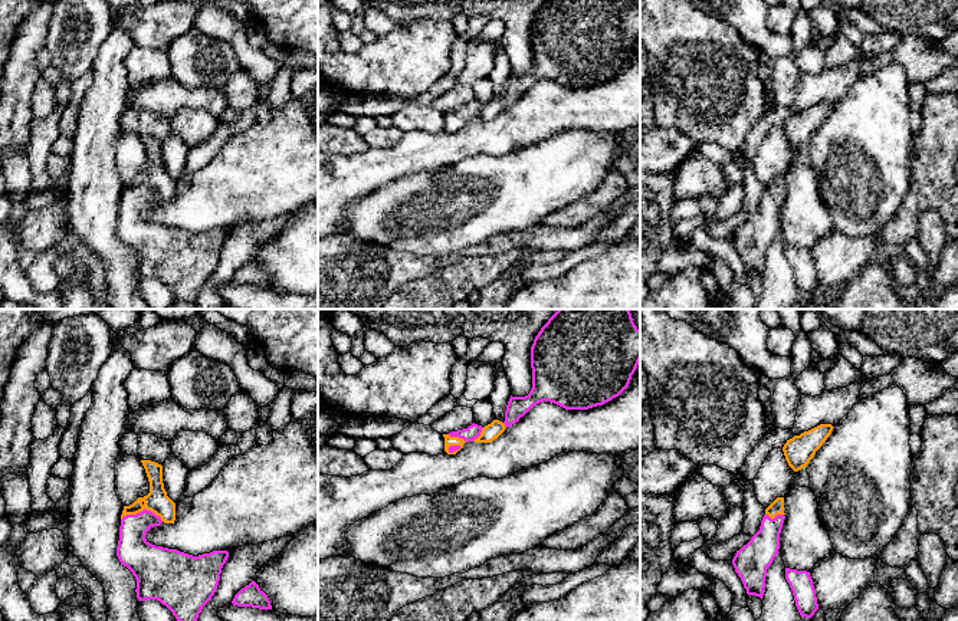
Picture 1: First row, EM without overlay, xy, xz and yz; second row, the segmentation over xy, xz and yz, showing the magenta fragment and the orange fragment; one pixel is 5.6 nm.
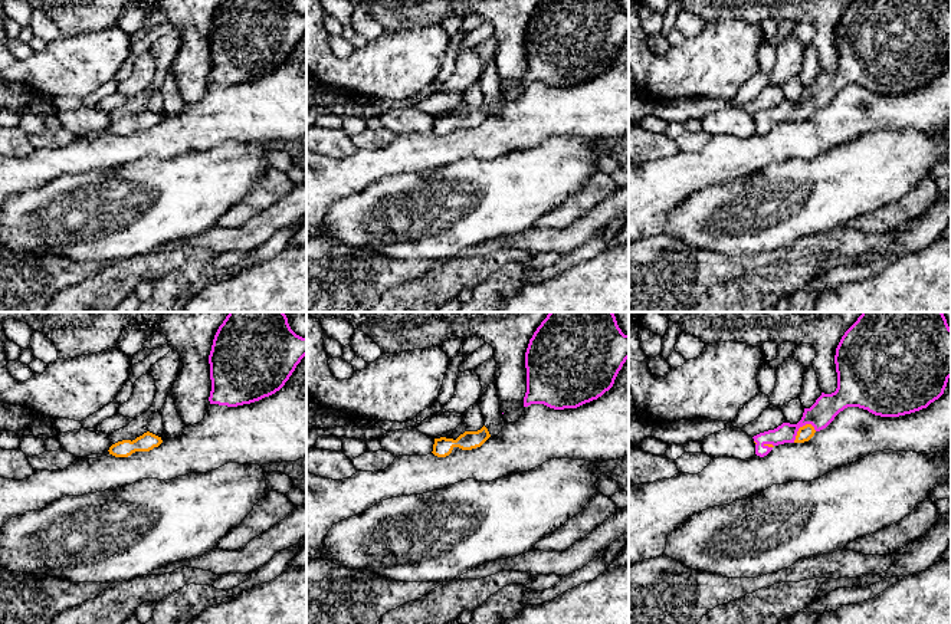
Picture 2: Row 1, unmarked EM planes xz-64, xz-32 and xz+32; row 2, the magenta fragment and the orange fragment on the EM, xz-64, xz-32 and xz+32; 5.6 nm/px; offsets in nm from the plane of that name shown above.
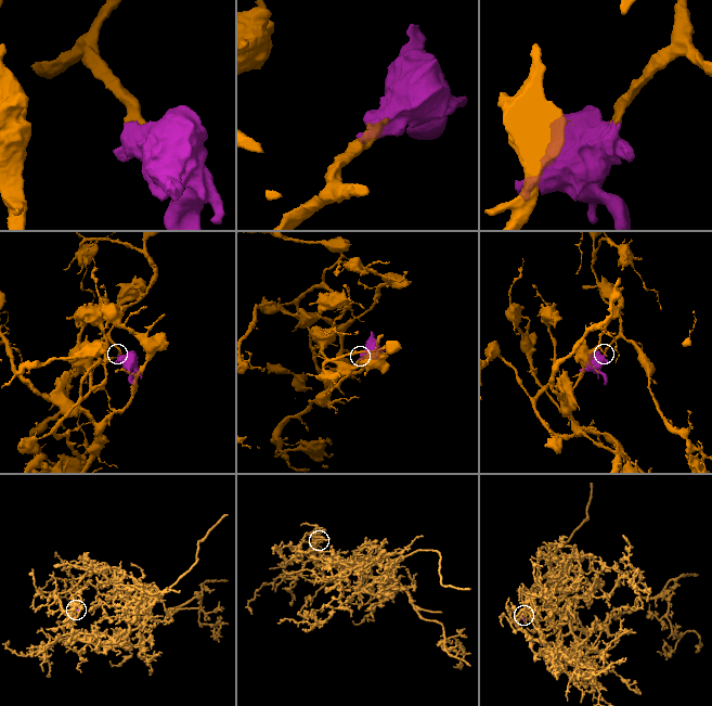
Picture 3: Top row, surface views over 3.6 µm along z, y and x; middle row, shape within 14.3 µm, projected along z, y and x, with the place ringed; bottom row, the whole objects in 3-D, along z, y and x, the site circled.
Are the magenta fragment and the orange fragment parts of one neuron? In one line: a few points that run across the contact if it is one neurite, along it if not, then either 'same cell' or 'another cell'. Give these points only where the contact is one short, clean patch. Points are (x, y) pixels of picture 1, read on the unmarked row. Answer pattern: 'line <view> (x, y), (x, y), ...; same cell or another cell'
line xy (133, 229), (133, 207), (143, 189), (157, 178); same cell

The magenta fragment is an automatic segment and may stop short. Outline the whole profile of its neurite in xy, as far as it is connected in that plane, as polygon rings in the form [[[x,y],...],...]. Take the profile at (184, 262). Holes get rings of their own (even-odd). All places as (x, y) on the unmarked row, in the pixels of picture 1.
[[[151,138],[141,141],[150,171],[124,184],[117,234],[137,257],[138,279],[157,277],[178,300],[193,303],[217,267],[229,230],[193,234],[145,217],[152,204],[175,198],[175,181],[164,167],[163,144]]]

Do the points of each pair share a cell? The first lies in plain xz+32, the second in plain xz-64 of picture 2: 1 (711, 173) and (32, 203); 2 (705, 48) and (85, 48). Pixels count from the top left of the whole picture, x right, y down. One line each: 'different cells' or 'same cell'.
1: different cells
2: same cell

